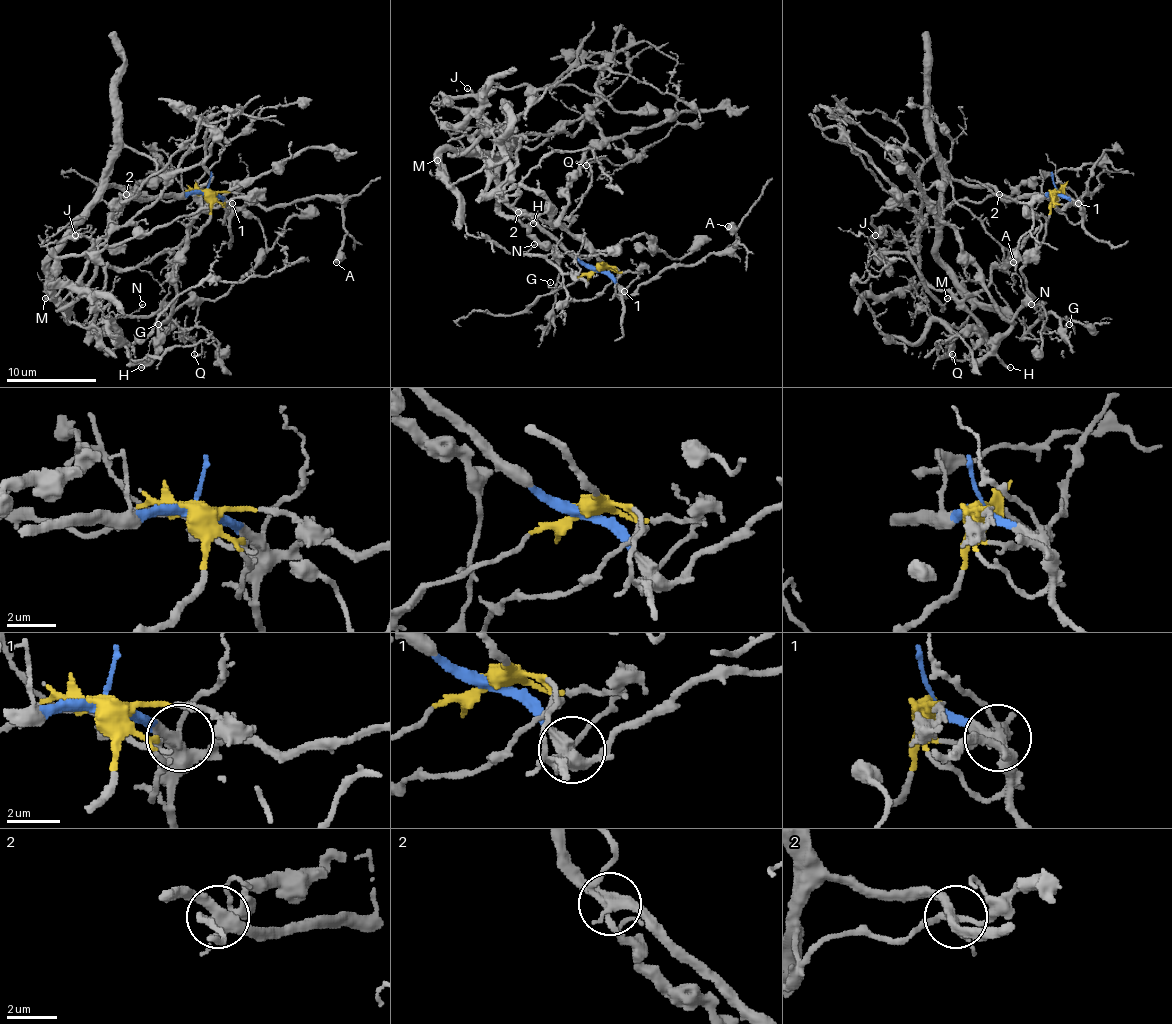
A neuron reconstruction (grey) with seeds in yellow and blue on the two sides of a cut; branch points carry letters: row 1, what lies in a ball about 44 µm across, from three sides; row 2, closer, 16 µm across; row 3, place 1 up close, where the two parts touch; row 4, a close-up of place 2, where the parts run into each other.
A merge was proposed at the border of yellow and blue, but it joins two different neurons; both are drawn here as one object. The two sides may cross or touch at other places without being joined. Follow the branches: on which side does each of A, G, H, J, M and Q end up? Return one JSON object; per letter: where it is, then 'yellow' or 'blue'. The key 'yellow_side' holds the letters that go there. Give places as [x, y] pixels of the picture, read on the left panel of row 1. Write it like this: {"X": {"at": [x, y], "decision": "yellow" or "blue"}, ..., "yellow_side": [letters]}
{"A": {"at": [336, 262], "decision": "blue"}, "G": {"at": [158, 324], "decision": "yellow"}, "H": {"at": [141, 367], "decision": "yellow"}, "J": {"at": [75, 235], "decision": "yellow"}, "M": {"at": [45, 298], "decision": "blue"}, "Q": {"at": [194, 354], "decision": "yellow"}, "yellow_side": ["G", "H", "J", "Q"]}

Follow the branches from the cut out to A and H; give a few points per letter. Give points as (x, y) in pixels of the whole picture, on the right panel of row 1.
A: (1055, 193), (1082, 206), (1057, 209), (1050, 199), (1037, 197), (1032, 227), (1018, 242), (1014, 263)
H: (1055, 193), (1050, 218), (996, 267), (991, 281), (964, 299), (982, 342), (969, 360), (996, 356), (1009, 367)

